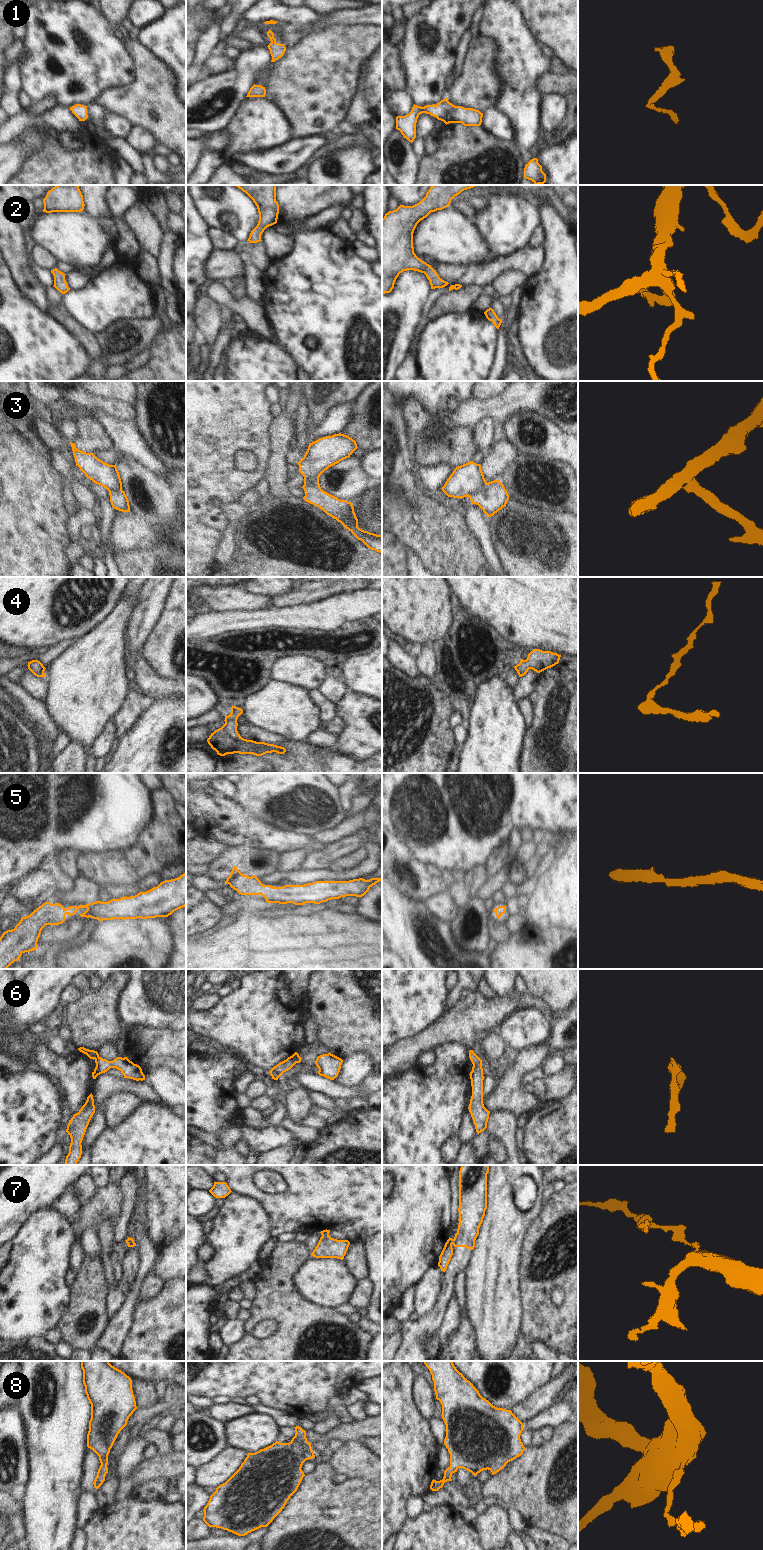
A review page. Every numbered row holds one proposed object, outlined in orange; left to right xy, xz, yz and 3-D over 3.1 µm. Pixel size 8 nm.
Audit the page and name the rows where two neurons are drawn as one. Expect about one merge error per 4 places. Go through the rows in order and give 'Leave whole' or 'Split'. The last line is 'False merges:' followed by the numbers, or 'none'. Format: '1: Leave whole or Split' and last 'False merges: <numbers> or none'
1: Leave whole
2: Leave whole
3: Split
4: Leave whole
5: Leave whole
6: Split
7: Split
8: Leave whole
False merges: 3, 6, 7

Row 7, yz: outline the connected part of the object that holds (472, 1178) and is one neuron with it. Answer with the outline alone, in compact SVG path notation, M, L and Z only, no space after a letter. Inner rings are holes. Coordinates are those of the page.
M461 1165L459 1171L459 1225L454 1247L473 1250L487 1209L489 1165Z

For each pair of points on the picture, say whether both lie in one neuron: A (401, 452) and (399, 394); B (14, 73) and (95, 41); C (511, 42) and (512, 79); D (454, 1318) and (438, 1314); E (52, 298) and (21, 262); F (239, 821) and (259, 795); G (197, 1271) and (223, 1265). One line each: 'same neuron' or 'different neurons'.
A: different neurons
B: different neurons
C: same neuron
D: different neurons
E: different neurons
F: different neurons
G: different neurons

